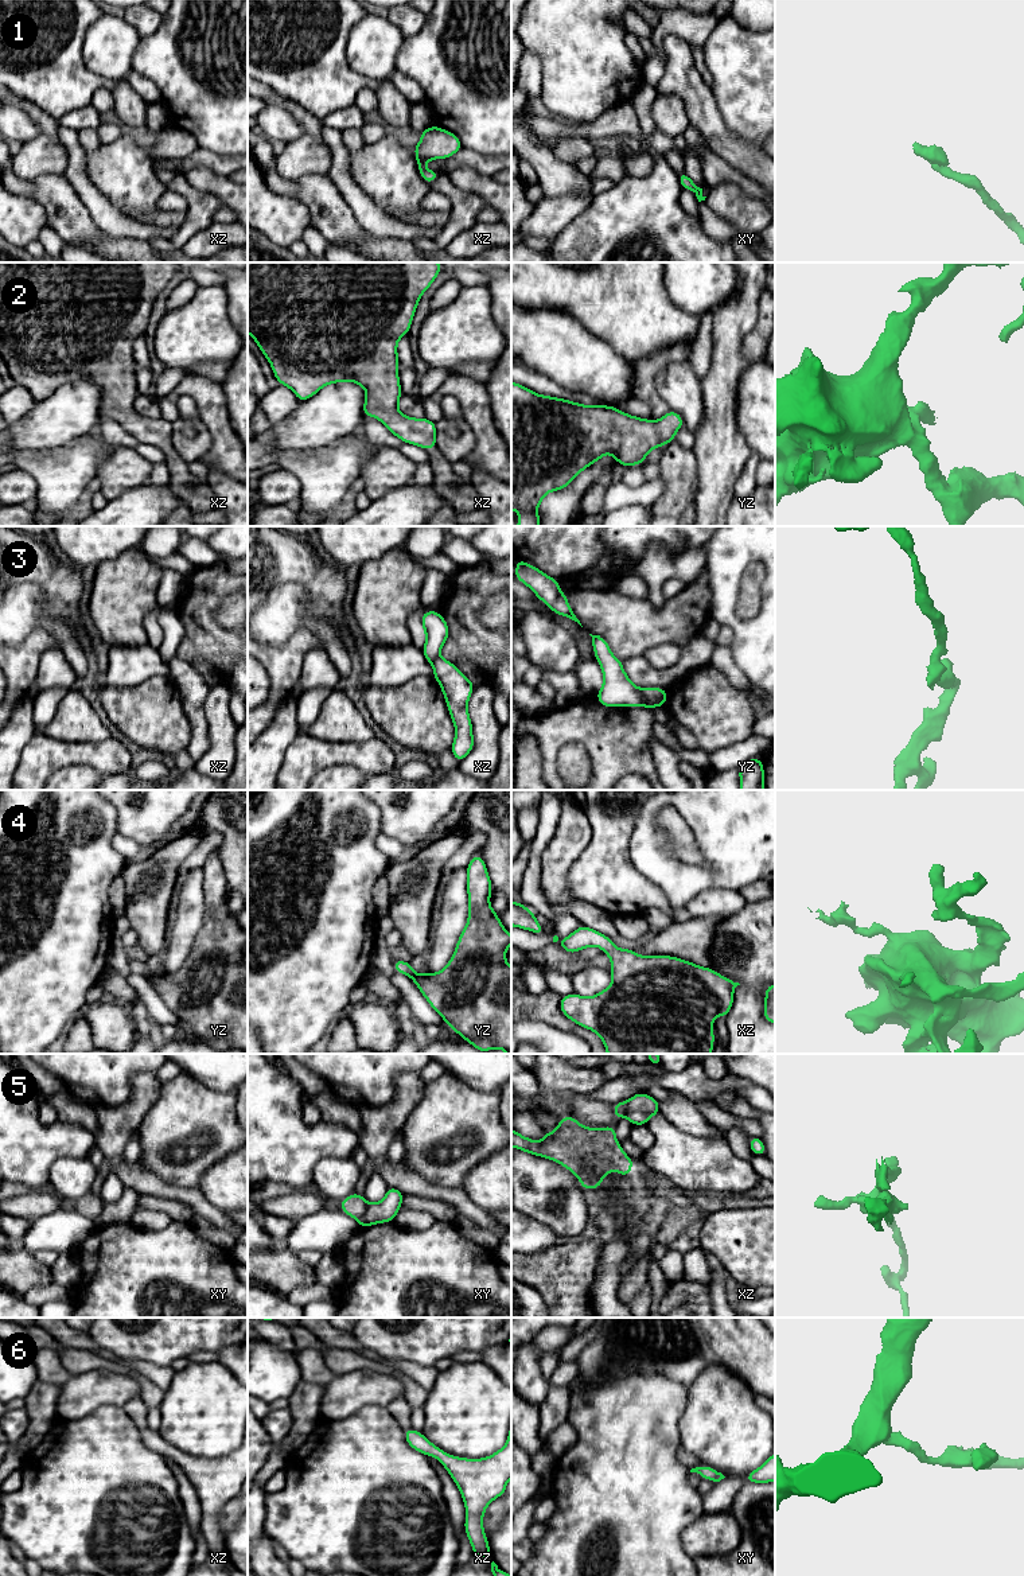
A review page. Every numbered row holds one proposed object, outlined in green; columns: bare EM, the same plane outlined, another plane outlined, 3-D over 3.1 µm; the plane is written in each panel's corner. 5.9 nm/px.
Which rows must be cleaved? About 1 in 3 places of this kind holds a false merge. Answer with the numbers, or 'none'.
3, 5

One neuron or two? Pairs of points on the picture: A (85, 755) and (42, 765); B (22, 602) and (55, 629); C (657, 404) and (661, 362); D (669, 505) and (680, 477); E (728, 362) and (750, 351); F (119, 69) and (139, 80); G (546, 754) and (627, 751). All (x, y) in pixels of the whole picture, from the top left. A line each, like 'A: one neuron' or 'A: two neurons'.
A: one neuron
B: one neuron
C: one neuron
D: one neuron
E: two neurons
F: two neurons
G: one neuron

